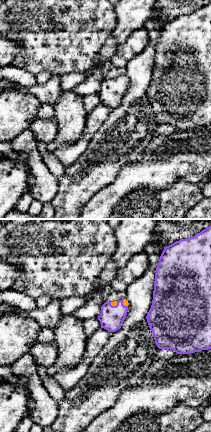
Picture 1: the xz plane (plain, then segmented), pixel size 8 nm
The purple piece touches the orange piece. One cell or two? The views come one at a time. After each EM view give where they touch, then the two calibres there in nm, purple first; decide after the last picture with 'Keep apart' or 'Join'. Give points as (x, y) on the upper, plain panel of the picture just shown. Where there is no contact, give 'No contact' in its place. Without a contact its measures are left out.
Touches purple at (114, 82). Thickness 190 nm (purple) against 40 nm

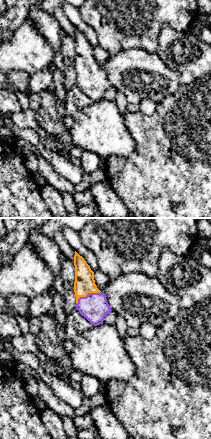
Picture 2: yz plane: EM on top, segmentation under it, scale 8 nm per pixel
Touches purple at (87, 71). Thickness 220 nm (purple) against 160 nm

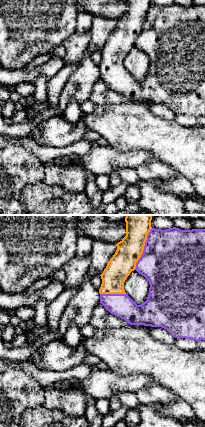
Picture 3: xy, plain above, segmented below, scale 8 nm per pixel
Touches purple at (144, 25). Thickness 500 nm (purple) against 200 nm

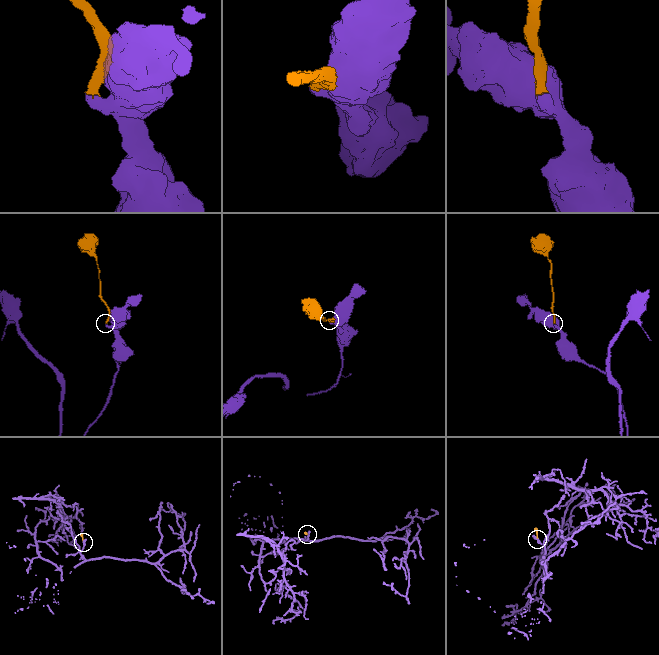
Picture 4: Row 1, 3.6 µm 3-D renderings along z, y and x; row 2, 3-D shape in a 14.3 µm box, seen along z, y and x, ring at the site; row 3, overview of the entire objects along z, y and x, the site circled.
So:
Join

